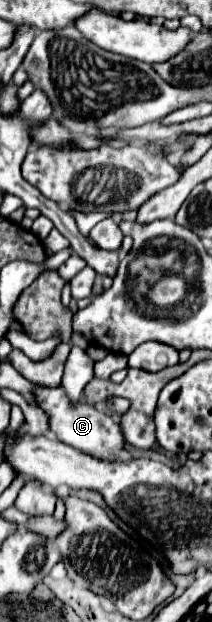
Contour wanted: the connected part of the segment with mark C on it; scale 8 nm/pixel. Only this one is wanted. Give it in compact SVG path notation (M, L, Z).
M60 386L36 388L34 400L36 400L36 406L44 410L48 416L48 430L64 444L78 448L82 452L90 452L92 456L98 456L98 458L108 458L108 460L118 460L120 454L124 452L124 436L120 434L118 424L112 420L112 416L104 414L96 406L90 406L86 402L70 404L66 392L62 392Z

